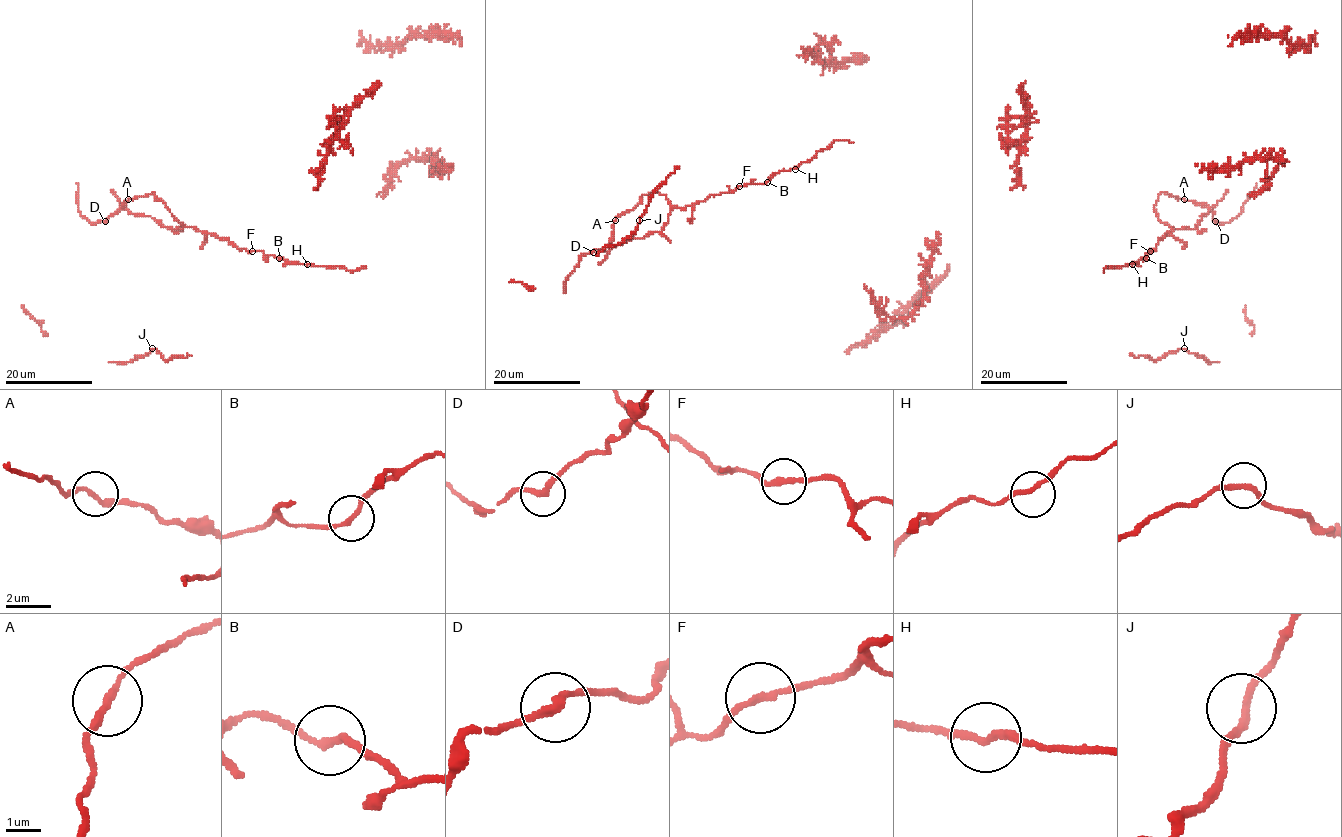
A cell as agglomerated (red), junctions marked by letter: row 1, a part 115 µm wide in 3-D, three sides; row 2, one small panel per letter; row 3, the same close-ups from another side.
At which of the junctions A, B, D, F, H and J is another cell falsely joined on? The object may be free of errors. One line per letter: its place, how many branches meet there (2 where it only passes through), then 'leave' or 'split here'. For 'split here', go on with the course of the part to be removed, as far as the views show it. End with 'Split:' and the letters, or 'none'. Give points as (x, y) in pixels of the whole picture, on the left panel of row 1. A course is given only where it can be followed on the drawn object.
A: place (128, 199); branches 2; leave
B: place (279, 258); branches 2; leave
D: place (105, 221); branches 2; leave
F: place (252, 251); branches 2; leave
H: place (307, 264); branches 2; leave
J: place (152, 348); branches 2; leave
Split: none

